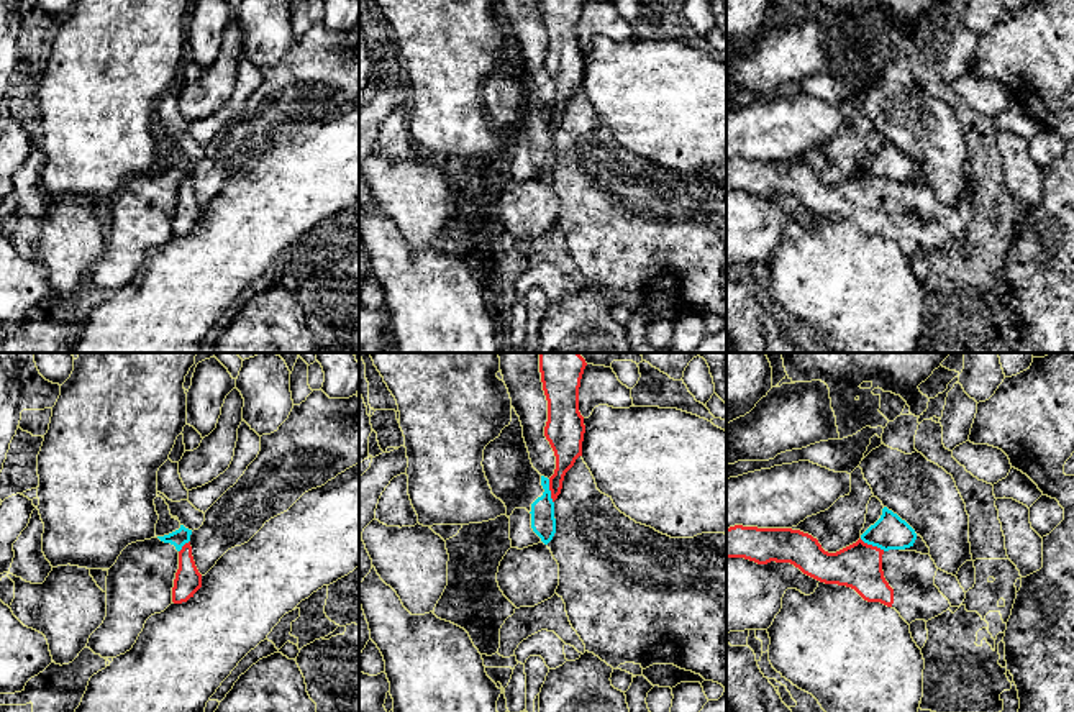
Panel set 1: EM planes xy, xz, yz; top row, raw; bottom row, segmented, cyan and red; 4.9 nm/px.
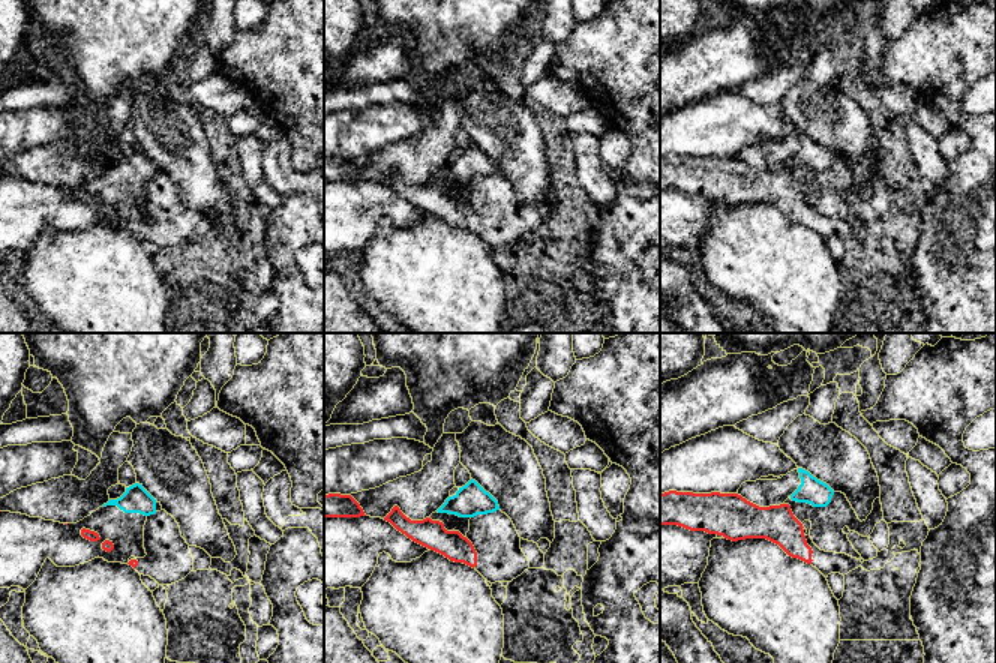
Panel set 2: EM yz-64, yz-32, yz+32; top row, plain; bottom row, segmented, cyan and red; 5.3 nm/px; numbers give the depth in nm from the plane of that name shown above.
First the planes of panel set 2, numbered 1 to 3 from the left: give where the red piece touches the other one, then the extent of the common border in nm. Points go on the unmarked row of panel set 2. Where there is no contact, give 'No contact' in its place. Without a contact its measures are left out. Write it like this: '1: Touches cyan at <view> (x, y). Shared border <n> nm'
1: No contact
2: No contact
3: No contact

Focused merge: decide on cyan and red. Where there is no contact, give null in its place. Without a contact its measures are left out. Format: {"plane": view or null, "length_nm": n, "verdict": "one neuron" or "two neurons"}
{"plane": "yz", "length_nm": 140, "verdict": "two neurons"}

